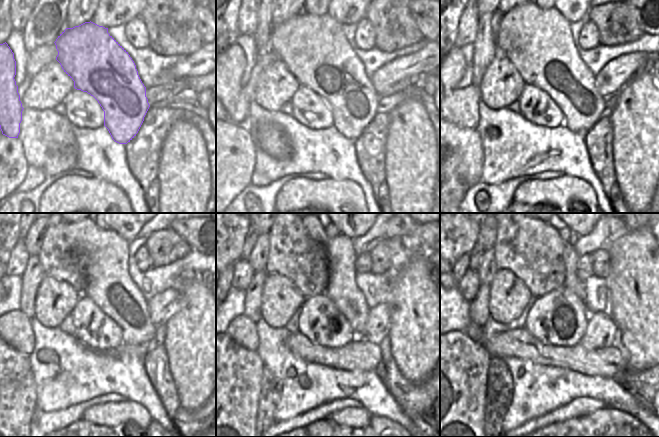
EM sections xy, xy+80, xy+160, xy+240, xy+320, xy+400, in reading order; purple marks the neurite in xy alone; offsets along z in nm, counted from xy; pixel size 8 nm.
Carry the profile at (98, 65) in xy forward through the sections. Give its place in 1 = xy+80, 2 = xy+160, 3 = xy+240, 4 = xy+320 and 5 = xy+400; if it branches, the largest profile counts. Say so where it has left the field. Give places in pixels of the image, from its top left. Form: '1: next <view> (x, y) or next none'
1: next xy+80 (314, 48)
2: next xy+160 (539, 43)
3: next xy+240 (103, 253)
4: next xy+320 (341, 289)
5: next xy+400 (572, 283)

